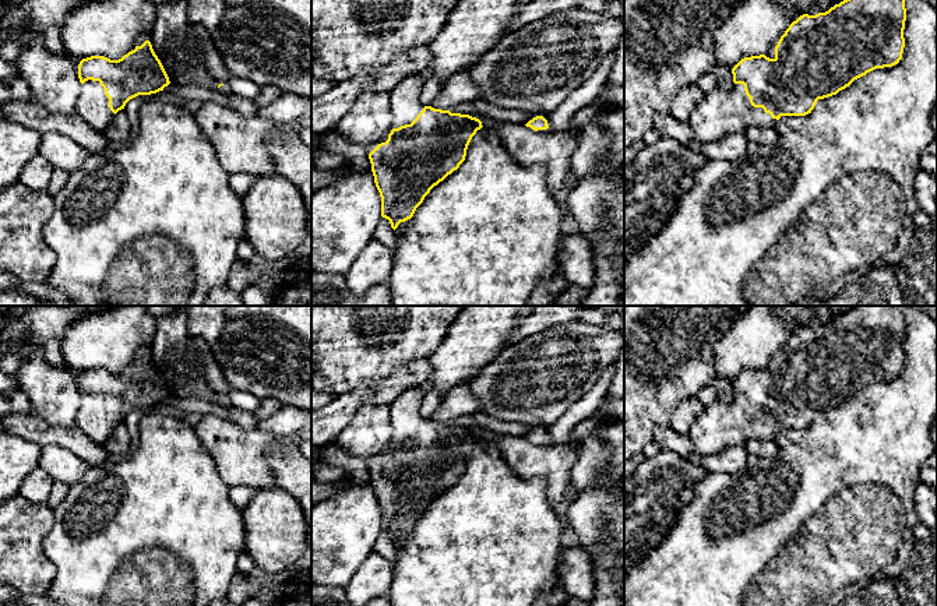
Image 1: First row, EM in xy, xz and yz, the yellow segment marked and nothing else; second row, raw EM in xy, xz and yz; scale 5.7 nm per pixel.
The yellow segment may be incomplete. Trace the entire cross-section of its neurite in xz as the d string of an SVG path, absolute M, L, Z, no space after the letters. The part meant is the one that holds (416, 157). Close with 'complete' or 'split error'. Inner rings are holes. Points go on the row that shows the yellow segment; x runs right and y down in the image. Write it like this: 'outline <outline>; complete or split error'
outline M408 74L390 91L392 130L388 140L369 154L381 197L381 216L390 221L394 230L413 216L434 186L459 168L472 137L483 127L479 119L469 114L425 106L420 102L423 84L416 74Z; split error

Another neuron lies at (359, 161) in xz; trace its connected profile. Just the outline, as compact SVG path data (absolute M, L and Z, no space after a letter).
M357 149L357 152L351 156L351 165L359 172L367 172L371 169L371 163L369 159L369 152L364 149Z

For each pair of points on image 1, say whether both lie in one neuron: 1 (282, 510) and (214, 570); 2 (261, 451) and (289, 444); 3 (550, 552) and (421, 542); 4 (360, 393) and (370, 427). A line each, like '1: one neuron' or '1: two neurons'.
1: two neurons
2: two neurons
3: one neuron
4: two neurons

